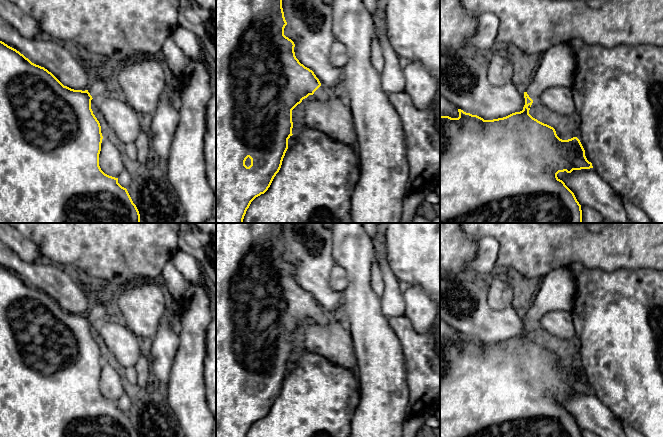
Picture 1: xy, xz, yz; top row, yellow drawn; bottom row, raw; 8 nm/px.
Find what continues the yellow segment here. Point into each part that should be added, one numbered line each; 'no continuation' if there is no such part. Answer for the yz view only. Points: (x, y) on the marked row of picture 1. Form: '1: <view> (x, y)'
1: yz (556, 68)

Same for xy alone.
1: xy (100, 85)

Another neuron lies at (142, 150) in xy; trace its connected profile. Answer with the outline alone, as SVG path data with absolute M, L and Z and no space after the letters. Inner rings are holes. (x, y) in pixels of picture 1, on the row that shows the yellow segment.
M144 123L140 133L133 144L134 157L141 164L150 164L152 161L152 151L150 146L150 138L148 133L148 125Z

